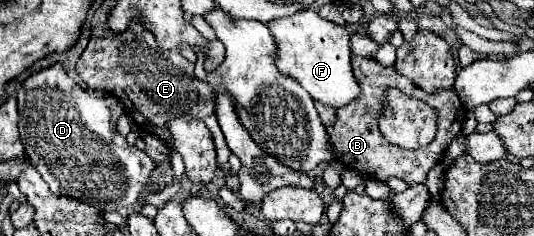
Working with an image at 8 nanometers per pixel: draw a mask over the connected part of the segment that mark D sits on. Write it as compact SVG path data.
M61 65L29 77L17 95L19 133L31 165L47 181L55 195L85 201L99 211L117 211L137 203L143 187L149 185L153 161L145 151L127 145L115 129L123 105L115 97L95 97L67 77Z

